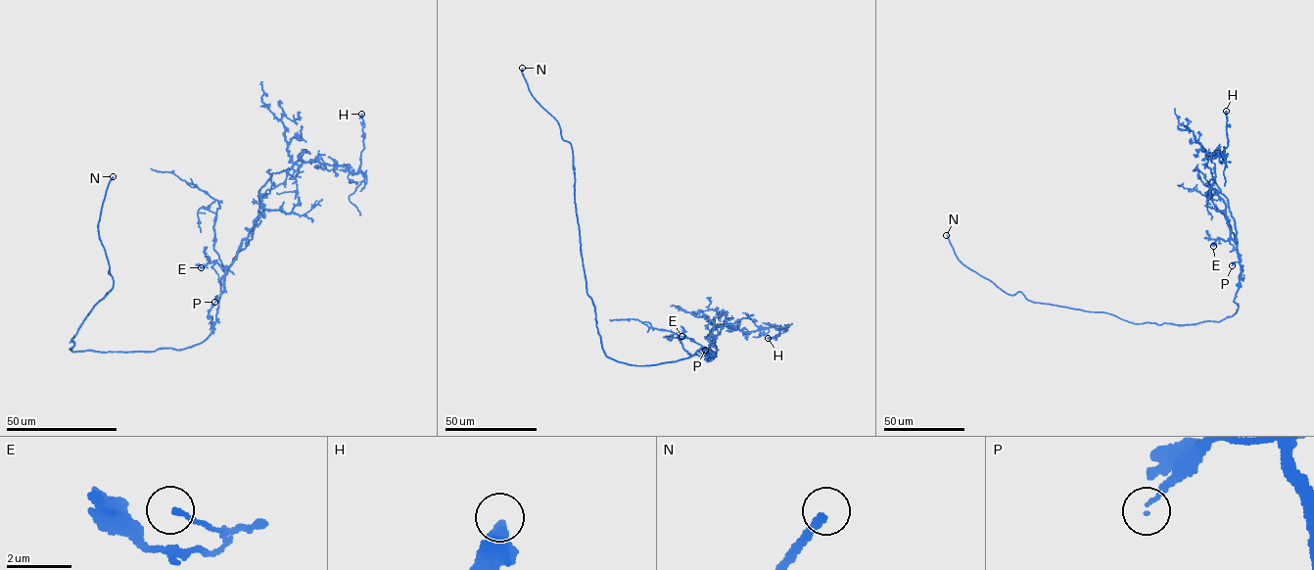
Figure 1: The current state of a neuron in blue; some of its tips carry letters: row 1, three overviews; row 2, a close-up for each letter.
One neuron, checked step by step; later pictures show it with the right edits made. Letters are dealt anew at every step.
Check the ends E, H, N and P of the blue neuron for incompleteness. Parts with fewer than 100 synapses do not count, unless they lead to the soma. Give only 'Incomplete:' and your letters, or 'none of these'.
Incomplete: N

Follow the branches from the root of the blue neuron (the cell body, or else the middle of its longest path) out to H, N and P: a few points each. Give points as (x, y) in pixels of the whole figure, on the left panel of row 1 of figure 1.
H: (103, 353), (202, 343), (225, 273), (251, 239), (259, 189), (300, 161), (355, 173), (361, 114)
N: (103, 353), (73, 352), (70, 348), (74, 342), (70, 342), (94, 306), (114, 286), (98, 225), (113, 176)
P: (103, 353), (179, 350), (199, 344), (210, 334), (215, 320), (219, 299), (214, 302)

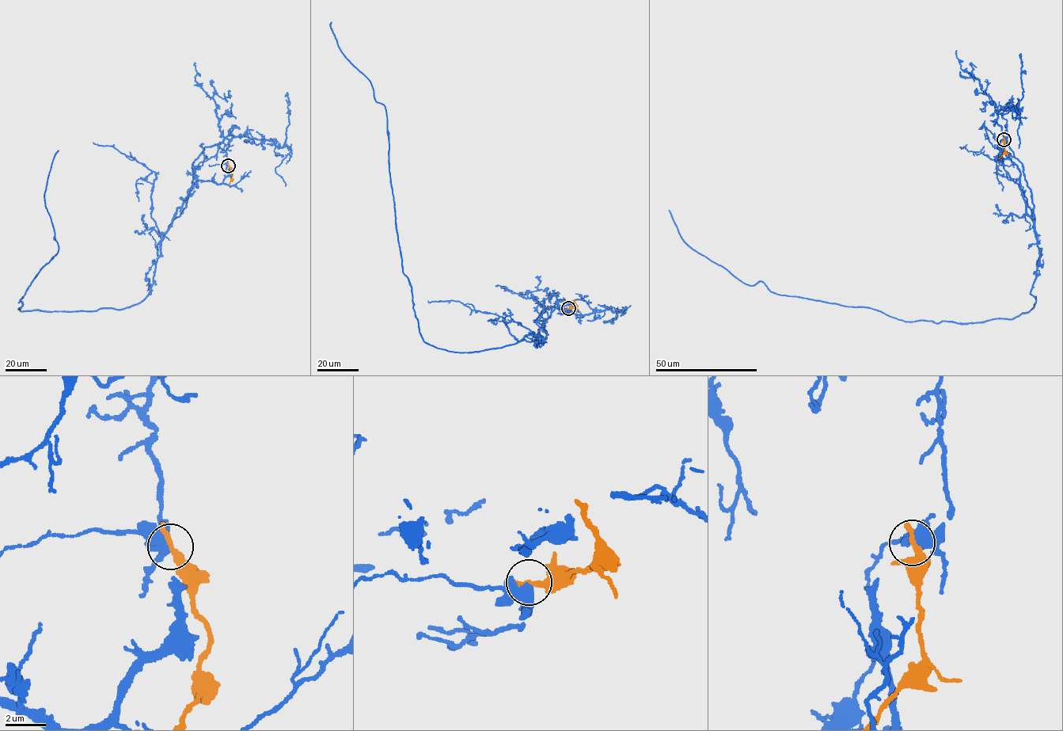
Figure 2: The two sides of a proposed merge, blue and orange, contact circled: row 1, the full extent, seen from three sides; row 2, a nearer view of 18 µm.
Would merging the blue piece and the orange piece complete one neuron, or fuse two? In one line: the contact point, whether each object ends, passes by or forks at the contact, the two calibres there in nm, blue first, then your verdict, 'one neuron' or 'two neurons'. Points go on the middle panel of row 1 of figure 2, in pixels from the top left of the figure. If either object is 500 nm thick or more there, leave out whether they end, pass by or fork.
place (568, 308); blue forks; orange ends; calibres 400 and 360 nm; two neurons

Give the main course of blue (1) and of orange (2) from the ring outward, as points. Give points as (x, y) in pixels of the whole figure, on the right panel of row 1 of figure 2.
1: (1004, 139), (1039, 256), (1035, 302), (1012, 319), (907, 321), (776, 294), (696, 253), (669, 210)
2: (1004, 139), (1004, 152), (999, 159)

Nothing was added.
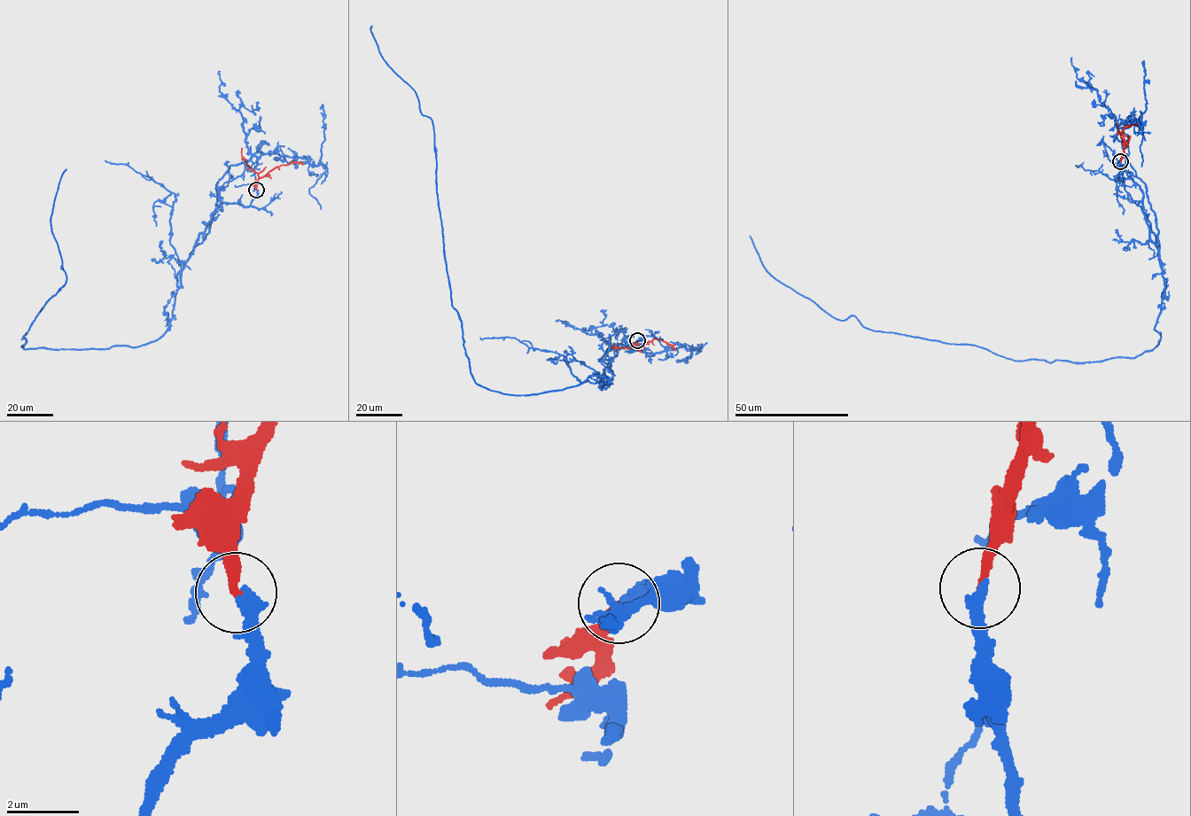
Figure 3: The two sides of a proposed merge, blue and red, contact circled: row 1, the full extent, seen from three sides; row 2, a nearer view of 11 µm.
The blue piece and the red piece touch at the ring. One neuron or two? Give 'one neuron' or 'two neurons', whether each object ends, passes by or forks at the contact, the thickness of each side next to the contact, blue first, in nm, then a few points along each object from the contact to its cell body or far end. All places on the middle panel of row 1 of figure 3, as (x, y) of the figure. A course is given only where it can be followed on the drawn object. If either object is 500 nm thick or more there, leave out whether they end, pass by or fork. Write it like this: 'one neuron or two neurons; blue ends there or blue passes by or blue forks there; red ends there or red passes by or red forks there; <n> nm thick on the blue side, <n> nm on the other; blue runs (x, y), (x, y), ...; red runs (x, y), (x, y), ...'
one neuron; blue ends there; red ends there; 360 nm thick on the blue side, 260 nm on the other; blue runs (637, 340), (604, 369), (607, 384), (589, 376), (513, 395), (475, 382), (452, 305), (432, 120), (371, 26); red runs (637, 340), (636, 345), (642, 347), (654, 338), (659, 338), (672, 345), (675, 351)

